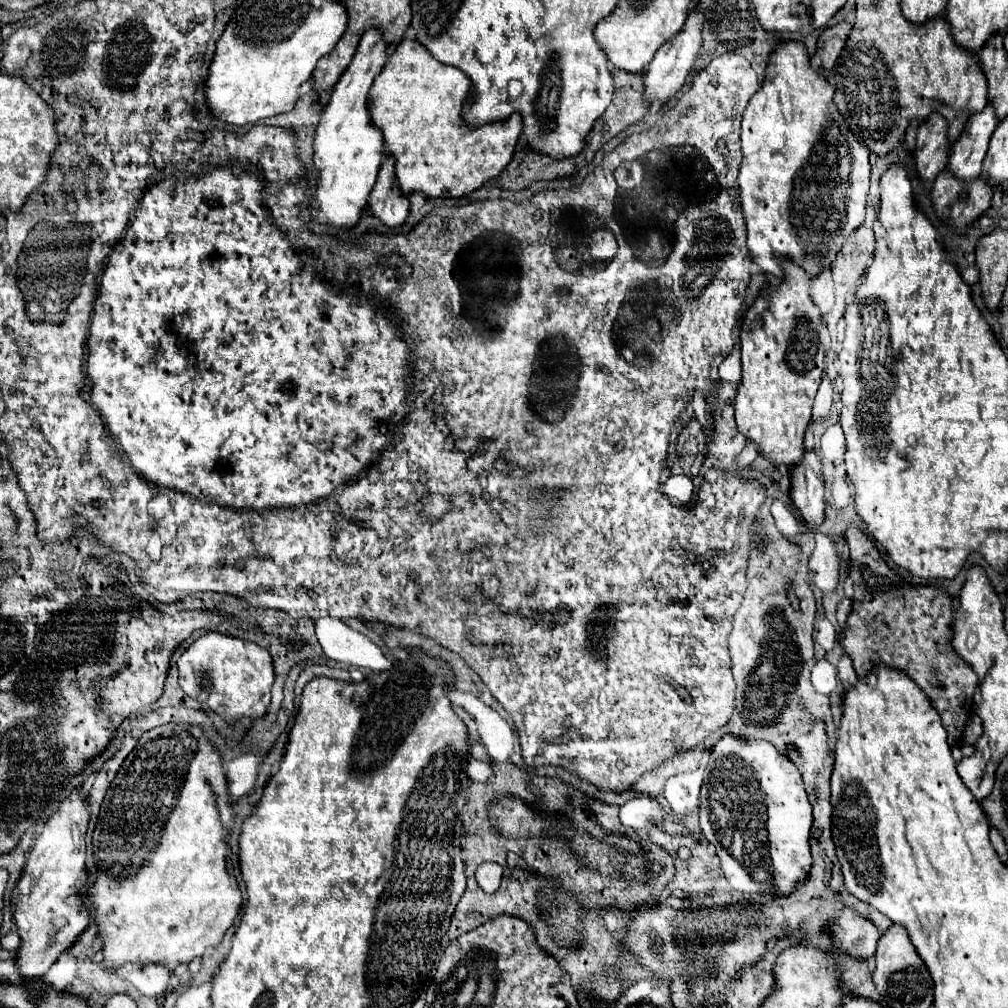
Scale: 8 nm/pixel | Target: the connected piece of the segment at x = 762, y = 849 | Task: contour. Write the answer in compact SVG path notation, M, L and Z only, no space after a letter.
M725 735L723 739L719 739L719 743L711 751L711 763L707 765L705 781L703 781L703 787L701 787L699 819L701 819L703 835L707 837L707 841L711 845L715 845L717 857L721 859L721 869L723 869L727 881L729 883L733 881L735 891L749 893L749 895L779 895L779 897L787 897L809 877L809 871L811 871L811 865L813 865L811 845L809 845L809 839L811 839L811 805L809 805L807 793L805 793L799 769L787 757L783 757L771 743L767 743L767 741L741 741L739 737L733 737L733 735Z

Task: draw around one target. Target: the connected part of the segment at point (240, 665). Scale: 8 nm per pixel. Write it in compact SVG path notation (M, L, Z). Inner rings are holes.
M207 633L185 649L177 665L179 687L195 701L207 705L229 725L239 723L243 717L249 717L251 721L265 717L265 711L271 703L275 671L269 651L257 643L221 633Z

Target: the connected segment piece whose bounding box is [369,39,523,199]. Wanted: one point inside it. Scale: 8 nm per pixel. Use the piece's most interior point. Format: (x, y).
(416, 101)

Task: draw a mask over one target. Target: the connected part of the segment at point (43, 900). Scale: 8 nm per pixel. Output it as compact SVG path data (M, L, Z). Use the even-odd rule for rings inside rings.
M73 789L59 809L43 825L29 851L23 873L17 881L17 903L13 911L15 927L21 939L15 961L25 979L43 977L49 967L67 951L79 933L89 925L89 911L83 907L83 889L87 887L85 871L85 833L89 821L89 805L81 789Z

